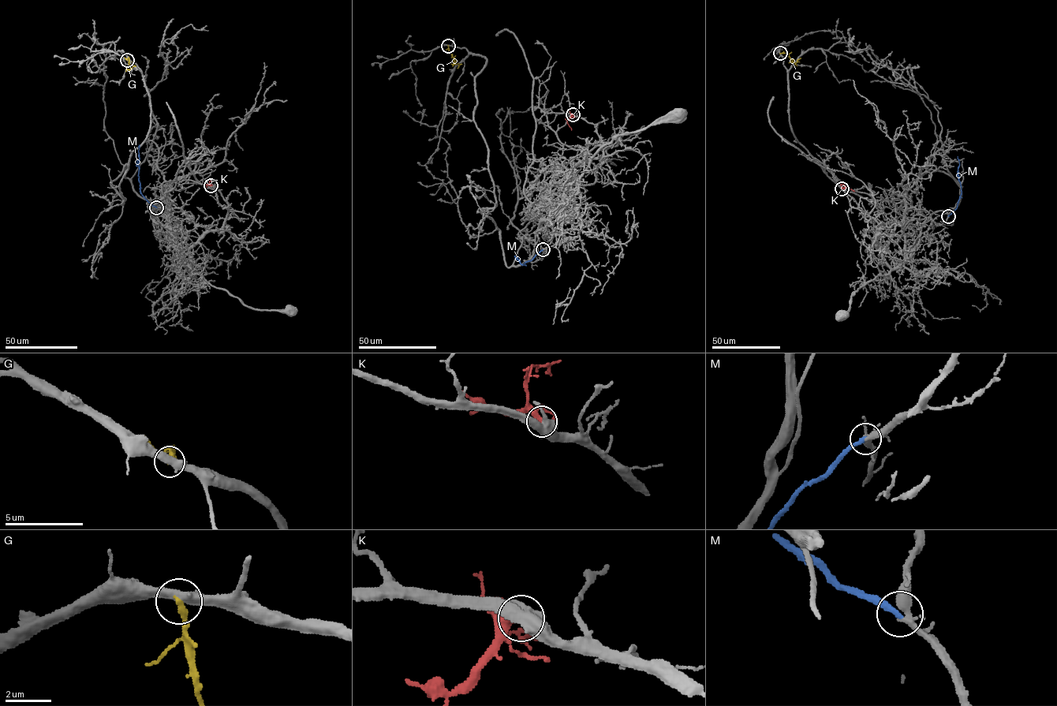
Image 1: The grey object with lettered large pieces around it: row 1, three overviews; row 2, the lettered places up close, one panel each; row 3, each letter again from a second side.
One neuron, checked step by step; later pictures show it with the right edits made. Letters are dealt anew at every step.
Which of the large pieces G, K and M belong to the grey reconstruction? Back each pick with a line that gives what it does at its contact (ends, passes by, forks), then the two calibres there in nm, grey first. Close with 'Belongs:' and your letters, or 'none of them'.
M: It ends there. Thickness 320 nm (grey) against 280 nm
Belongs: M

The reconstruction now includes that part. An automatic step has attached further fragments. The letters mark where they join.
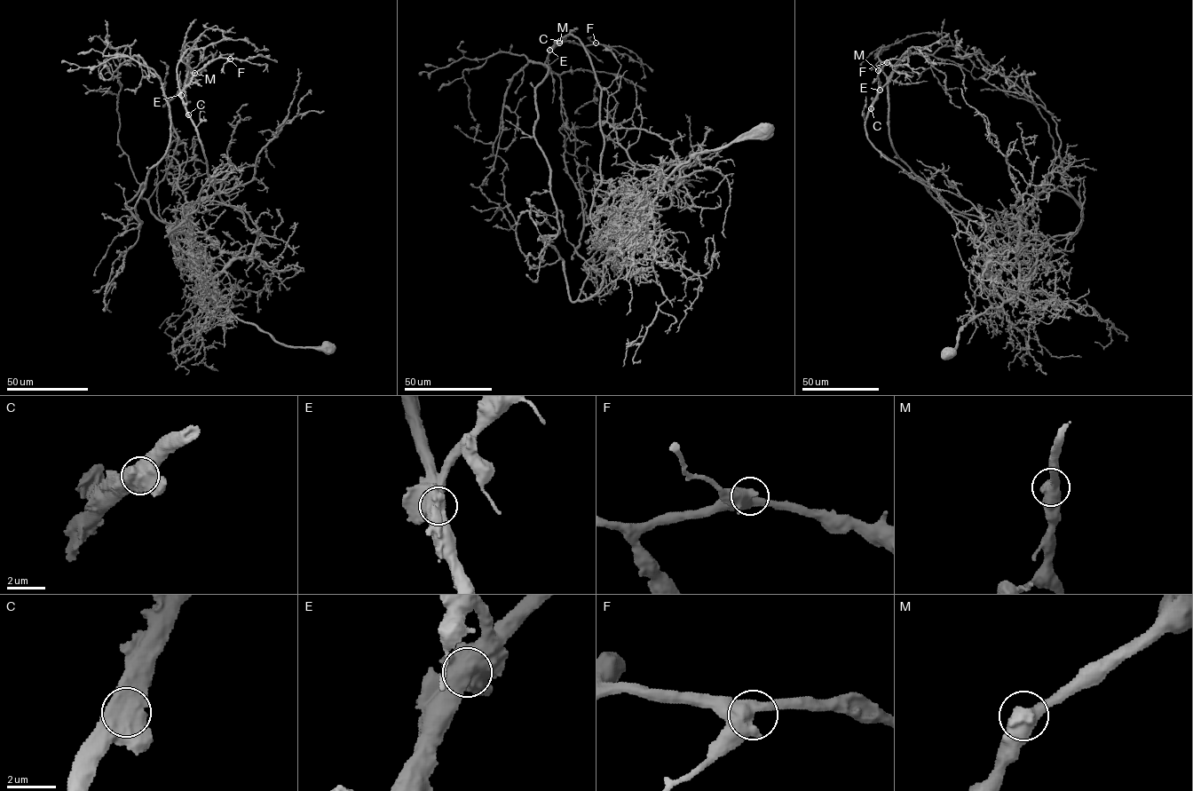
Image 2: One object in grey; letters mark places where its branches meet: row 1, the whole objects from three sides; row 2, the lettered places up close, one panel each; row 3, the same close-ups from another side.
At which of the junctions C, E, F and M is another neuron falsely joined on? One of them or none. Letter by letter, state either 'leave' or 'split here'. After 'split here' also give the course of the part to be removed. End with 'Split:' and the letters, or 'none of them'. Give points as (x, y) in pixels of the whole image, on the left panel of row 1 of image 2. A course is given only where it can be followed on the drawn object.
C: leave
E: leave
F: leave
M: leave
Split: none of them

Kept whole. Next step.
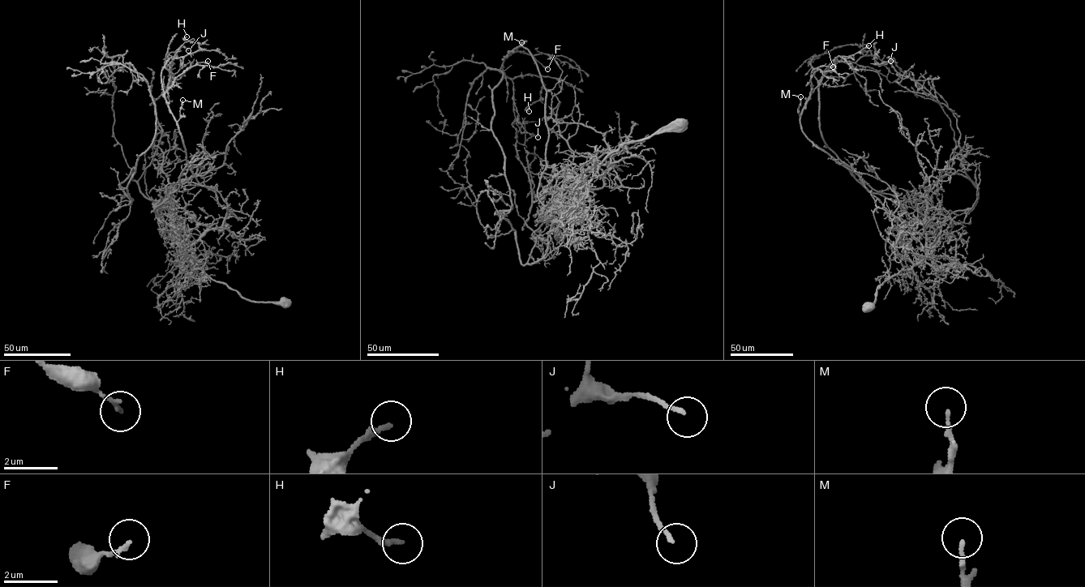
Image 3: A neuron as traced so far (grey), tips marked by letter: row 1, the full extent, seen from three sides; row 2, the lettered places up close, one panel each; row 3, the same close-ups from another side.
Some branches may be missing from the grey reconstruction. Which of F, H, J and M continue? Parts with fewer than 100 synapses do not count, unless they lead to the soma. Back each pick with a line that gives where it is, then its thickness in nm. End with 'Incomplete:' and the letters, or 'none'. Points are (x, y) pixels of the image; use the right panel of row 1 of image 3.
Incomplete: none

